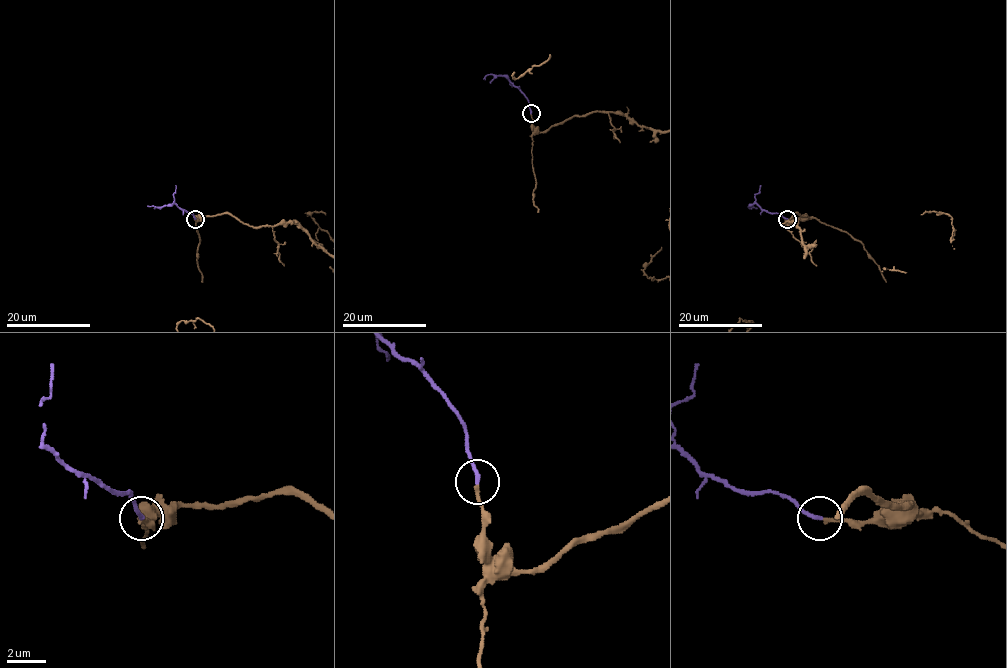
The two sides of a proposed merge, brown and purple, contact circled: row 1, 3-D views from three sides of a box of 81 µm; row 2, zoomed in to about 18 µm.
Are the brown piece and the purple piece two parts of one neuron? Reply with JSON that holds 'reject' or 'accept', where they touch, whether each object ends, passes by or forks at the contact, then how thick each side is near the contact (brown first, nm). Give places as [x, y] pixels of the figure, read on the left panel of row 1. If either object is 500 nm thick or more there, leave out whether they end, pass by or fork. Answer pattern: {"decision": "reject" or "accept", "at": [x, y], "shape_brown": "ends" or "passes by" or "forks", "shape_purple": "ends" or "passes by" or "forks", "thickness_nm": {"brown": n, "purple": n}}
{"decision": "accept", "at": [195, 219], "shape_brown": "ends", "shape_purple": "ends", "thickness_nm": {"brown": 200, "purple": 220}}

